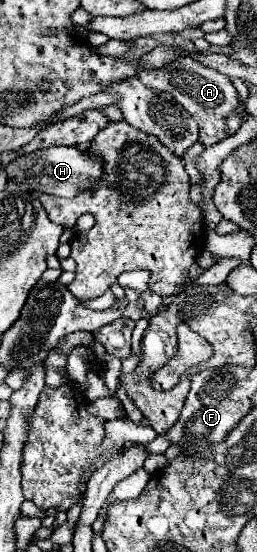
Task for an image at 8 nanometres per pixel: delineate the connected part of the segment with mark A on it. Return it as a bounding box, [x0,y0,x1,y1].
[137,56,237,146]

